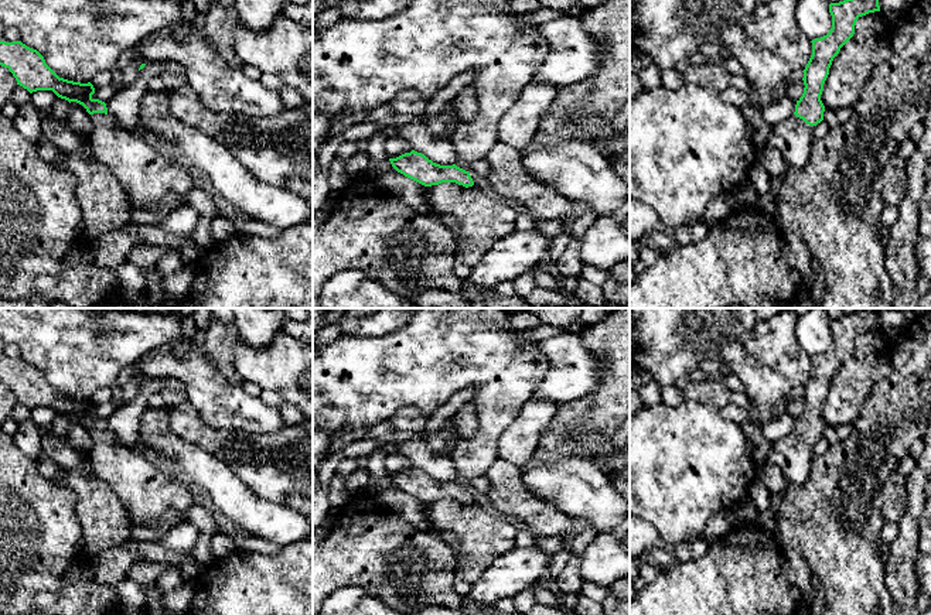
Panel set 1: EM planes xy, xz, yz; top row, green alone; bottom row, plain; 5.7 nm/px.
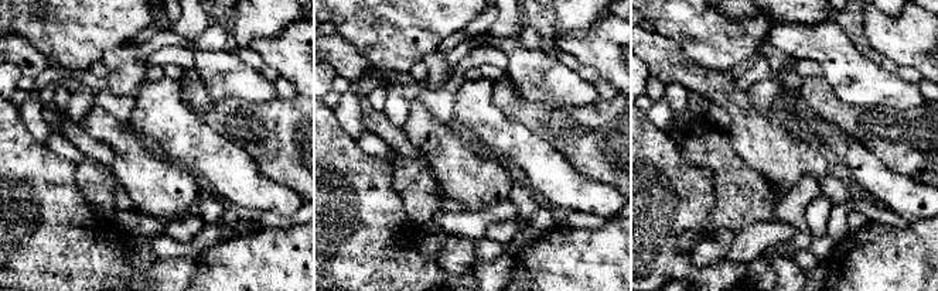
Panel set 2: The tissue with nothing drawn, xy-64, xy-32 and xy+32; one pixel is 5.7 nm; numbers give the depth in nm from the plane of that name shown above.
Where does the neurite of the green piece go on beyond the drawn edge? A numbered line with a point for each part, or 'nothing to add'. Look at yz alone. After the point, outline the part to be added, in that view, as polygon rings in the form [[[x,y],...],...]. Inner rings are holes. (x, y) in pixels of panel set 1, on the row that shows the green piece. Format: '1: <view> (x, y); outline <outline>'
1: yz (793, 139); outline [[[792,115],[788,120],[771,127],[767,146],[775,148],[785,161],[785,172],[781,175],[781,178],[784,178],[784,175],[790,171],[799,171],[806,167],[811,160],[814,140],[814,126],[806,124],[795,115]]]

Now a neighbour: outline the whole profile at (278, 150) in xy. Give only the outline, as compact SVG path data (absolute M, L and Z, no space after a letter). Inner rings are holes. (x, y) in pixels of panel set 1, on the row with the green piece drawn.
M184 85L170 90L170 109L183 123L224 146L260 182L290 191L313 208L313 105L265 117L218 113L204 107L194 90Z

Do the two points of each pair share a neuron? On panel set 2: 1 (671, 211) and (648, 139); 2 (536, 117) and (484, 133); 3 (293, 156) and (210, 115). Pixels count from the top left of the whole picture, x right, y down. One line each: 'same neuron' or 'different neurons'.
1: same neuron
2: different neurons
3: same neuron

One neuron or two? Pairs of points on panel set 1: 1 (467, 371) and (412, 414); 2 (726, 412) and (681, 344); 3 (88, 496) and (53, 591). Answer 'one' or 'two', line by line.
1: two
2: two
3: two

